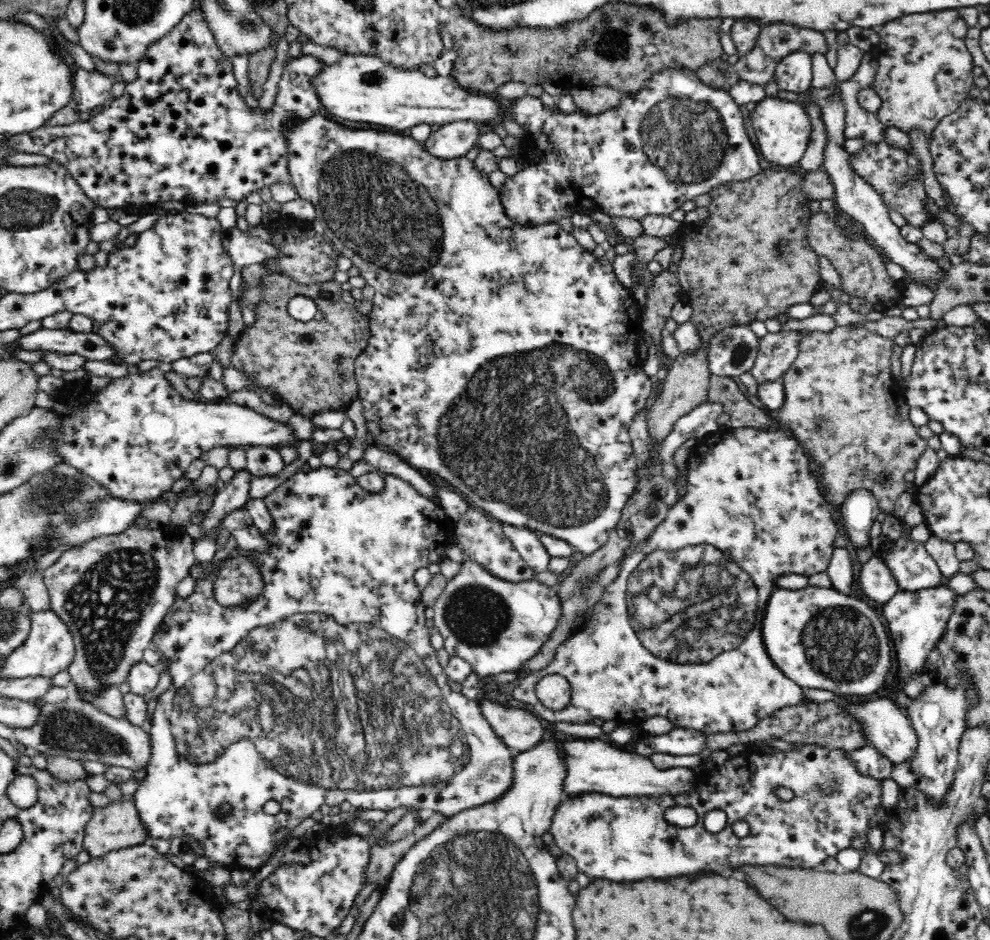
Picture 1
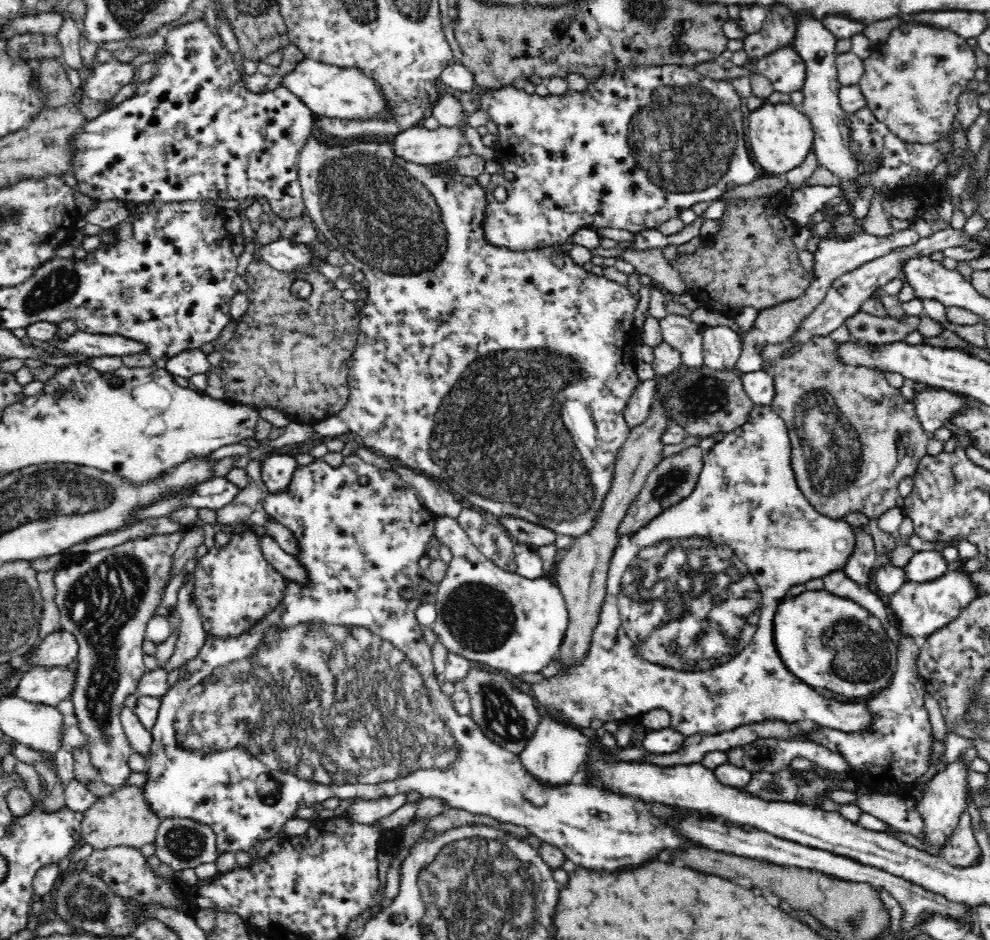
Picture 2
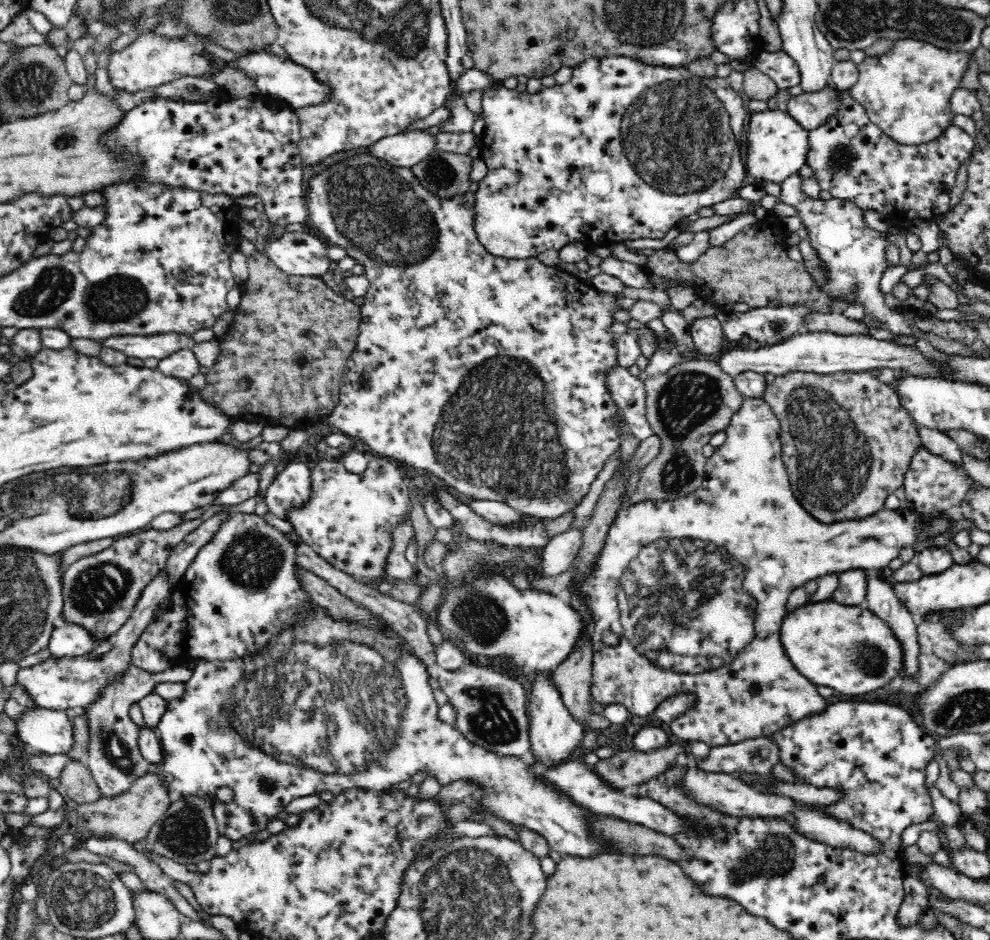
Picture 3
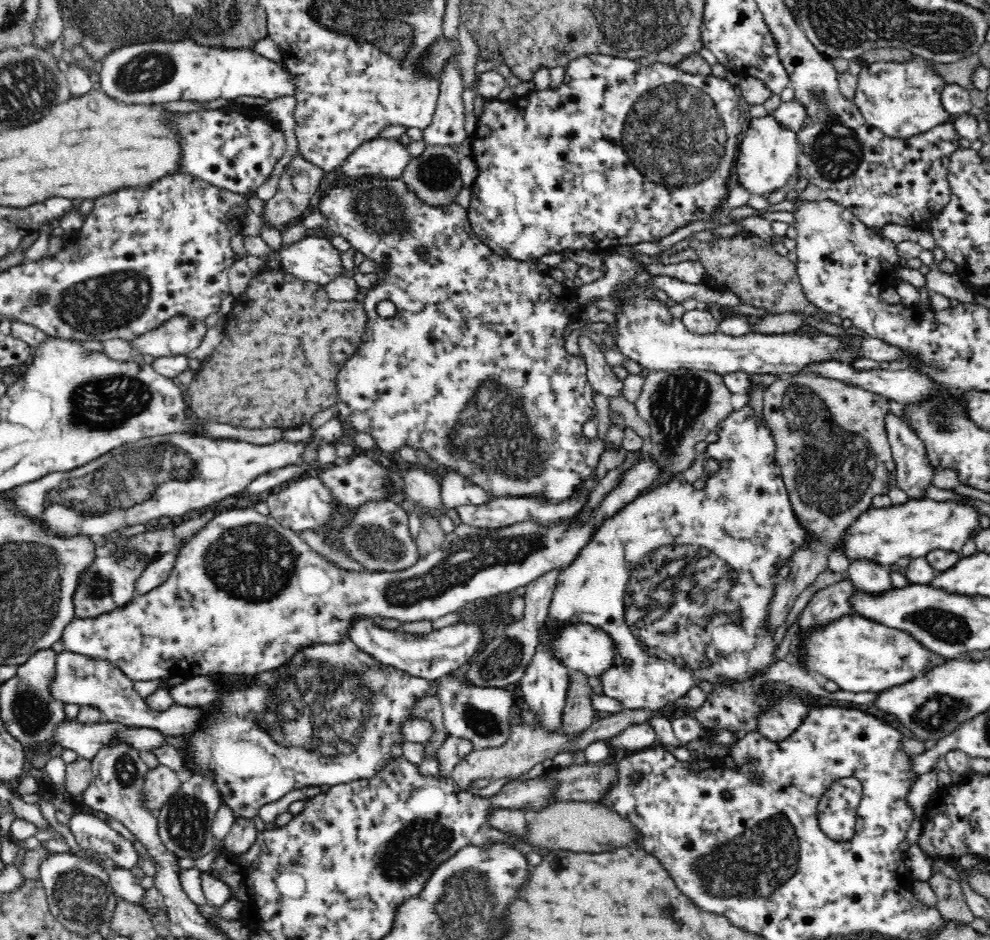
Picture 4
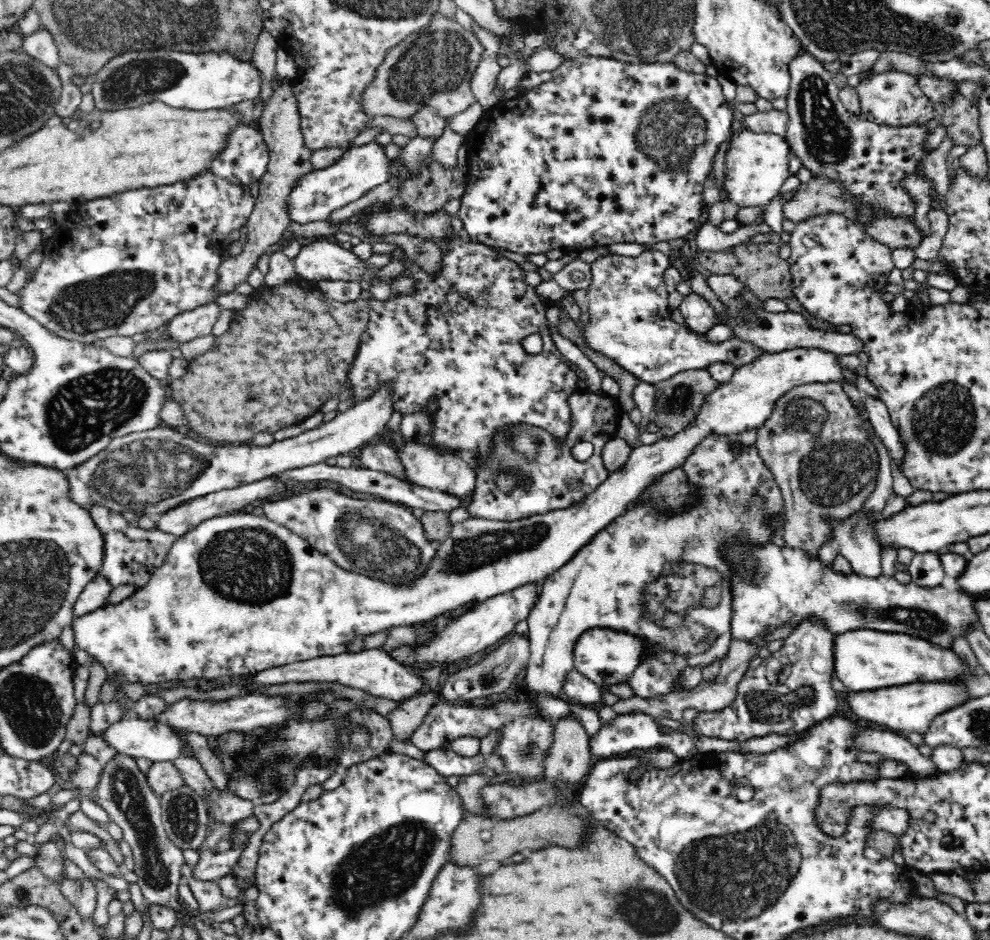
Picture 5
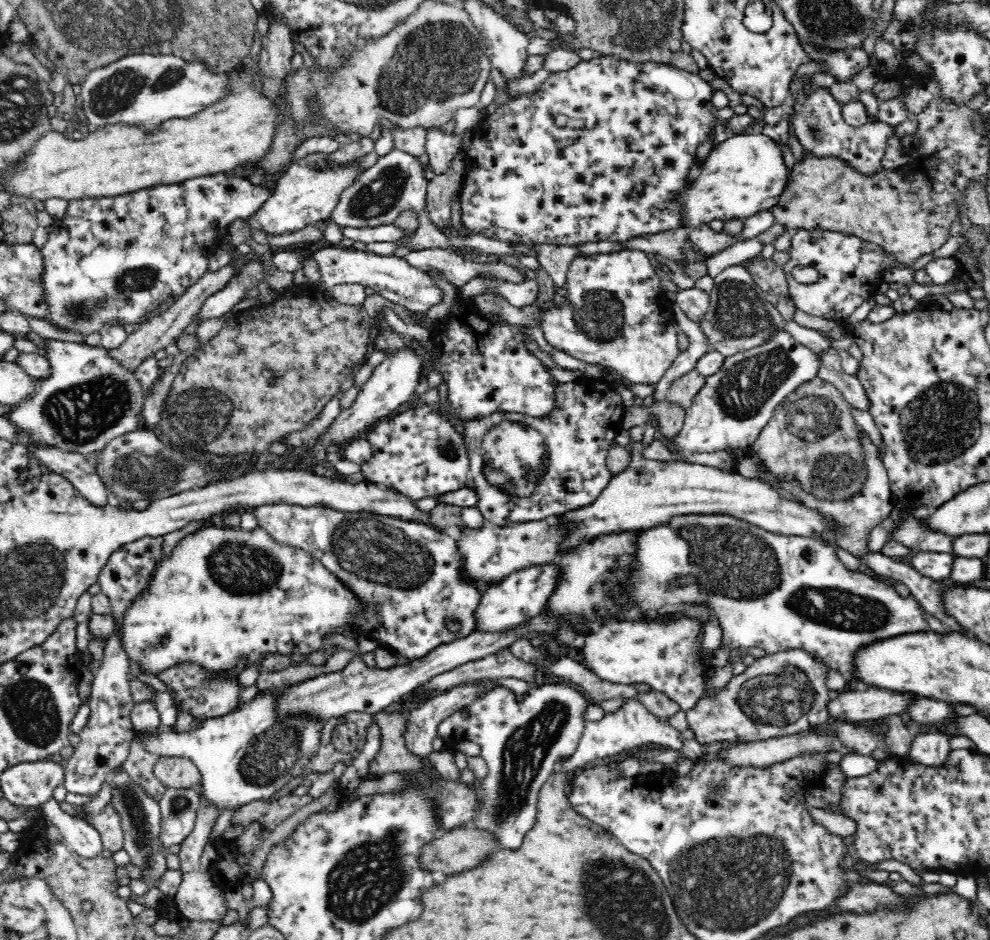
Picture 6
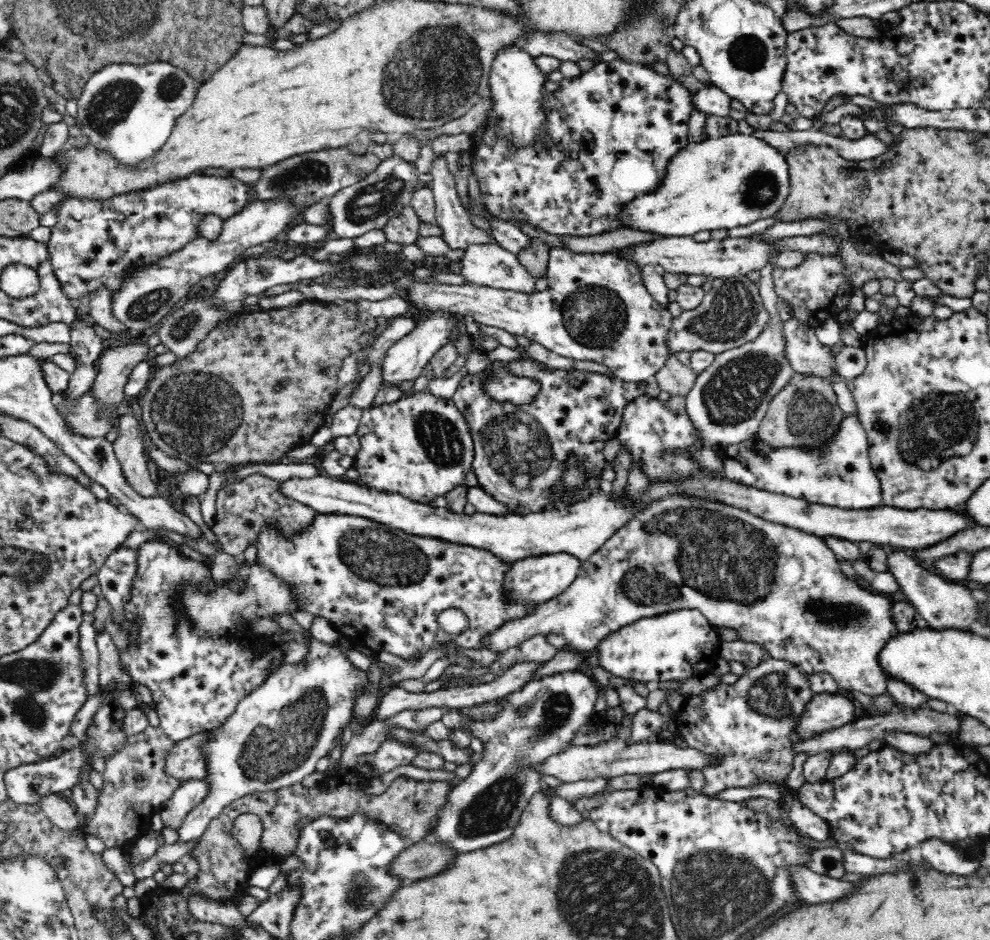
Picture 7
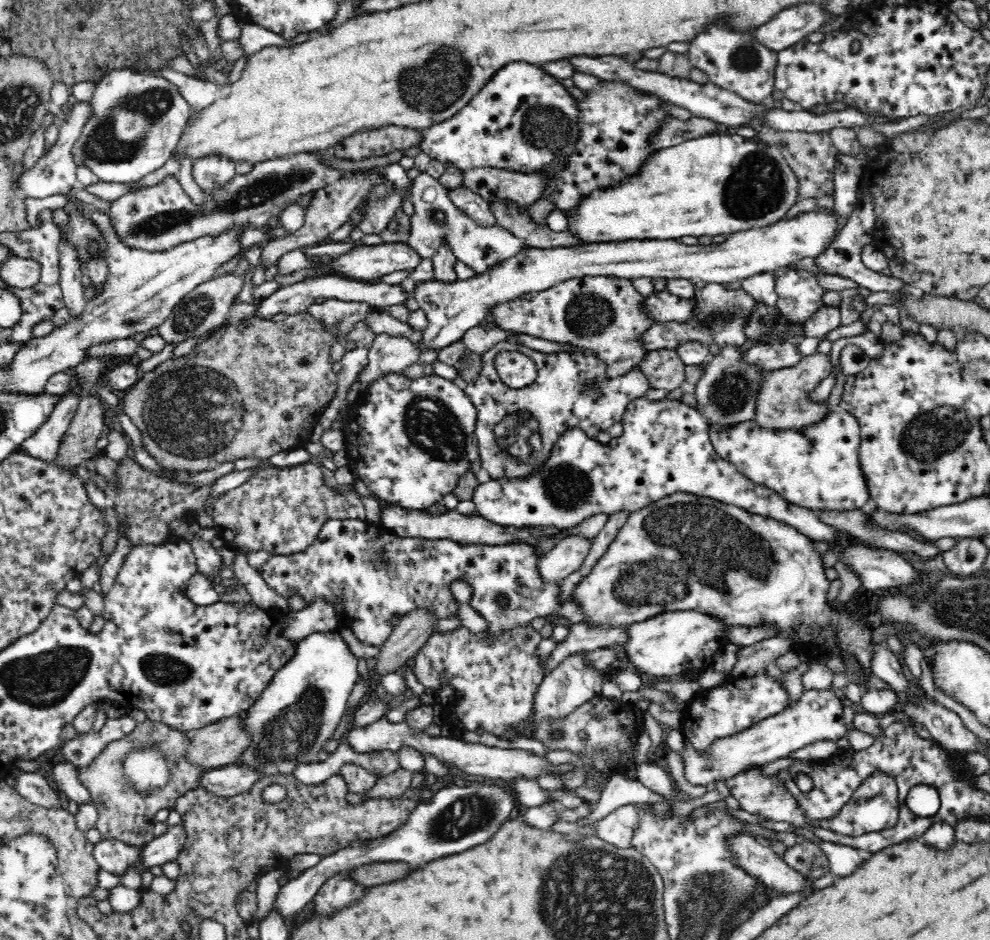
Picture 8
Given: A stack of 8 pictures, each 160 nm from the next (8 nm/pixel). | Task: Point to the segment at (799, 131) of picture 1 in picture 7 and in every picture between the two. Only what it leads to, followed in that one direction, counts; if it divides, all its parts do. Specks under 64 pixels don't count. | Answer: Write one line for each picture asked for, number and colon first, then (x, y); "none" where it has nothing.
2: (781, 136)
3: (778, 145)
4: (768, 156)
5: (756, 163)
6: (745, 174)
7: (720, 183)

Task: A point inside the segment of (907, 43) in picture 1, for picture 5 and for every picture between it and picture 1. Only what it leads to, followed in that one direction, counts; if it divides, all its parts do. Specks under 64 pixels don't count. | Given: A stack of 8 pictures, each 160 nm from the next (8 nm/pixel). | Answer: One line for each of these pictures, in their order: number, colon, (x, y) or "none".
2: (916, 90)
3: (907, 91)
4: (903, 99)
5: (894, 99)

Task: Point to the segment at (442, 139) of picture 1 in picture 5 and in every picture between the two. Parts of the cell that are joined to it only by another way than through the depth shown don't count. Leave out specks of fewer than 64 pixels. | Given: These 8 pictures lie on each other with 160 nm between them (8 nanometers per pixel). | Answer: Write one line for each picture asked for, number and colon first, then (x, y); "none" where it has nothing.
2: (417, 144)
3: (410, 147)
4: (388, 157)
5: (360, 168)

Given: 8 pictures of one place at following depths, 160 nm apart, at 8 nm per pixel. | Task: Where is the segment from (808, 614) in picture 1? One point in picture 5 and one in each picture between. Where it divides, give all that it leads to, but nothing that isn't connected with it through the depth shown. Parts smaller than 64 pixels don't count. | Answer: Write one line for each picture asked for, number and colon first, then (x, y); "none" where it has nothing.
2: (827, 641)
3: (849, 649)
4: (860, 654)
5: (864, 659)

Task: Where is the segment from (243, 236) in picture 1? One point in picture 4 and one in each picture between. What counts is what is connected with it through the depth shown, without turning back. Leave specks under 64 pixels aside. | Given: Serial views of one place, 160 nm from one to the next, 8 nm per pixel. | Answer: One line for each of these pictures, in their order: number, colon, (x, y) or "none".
2: (286, 255)
3: (297, 253)
4: (313, 258)

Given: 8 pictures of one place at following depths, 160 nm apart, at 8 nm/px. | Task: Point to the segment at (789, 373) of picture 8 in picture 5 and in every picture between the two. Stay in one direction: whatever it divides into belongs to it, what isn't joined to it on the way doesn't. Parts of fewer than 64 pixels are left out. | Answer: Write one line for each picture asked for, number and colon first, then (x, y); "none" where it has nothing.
5: (817, 442)
6: (812, 440)
7: (805, 415)

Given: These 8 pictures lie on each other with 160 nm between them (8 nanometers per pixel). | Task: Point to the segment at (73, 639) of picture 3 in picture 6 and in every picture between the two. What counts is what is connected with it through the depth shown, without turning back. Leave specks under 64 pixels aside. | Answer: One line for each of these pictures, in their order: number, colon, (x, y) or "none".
4: (246, 593)
5: (238, 594)
6: (225, 595)

